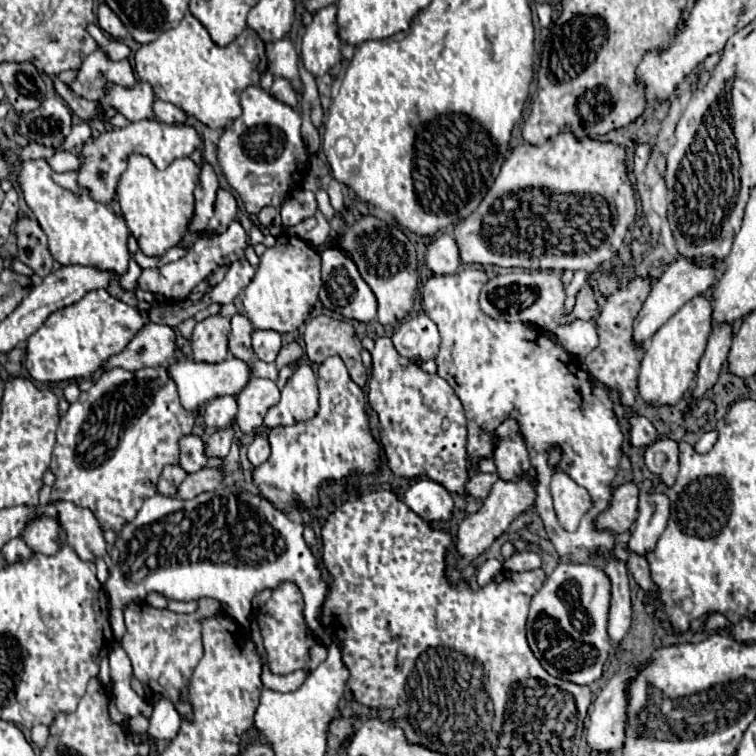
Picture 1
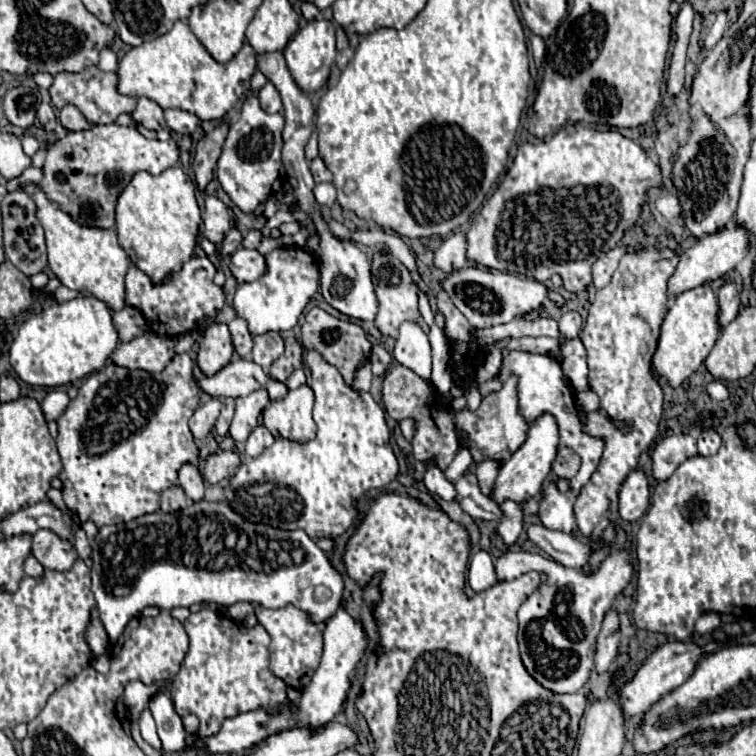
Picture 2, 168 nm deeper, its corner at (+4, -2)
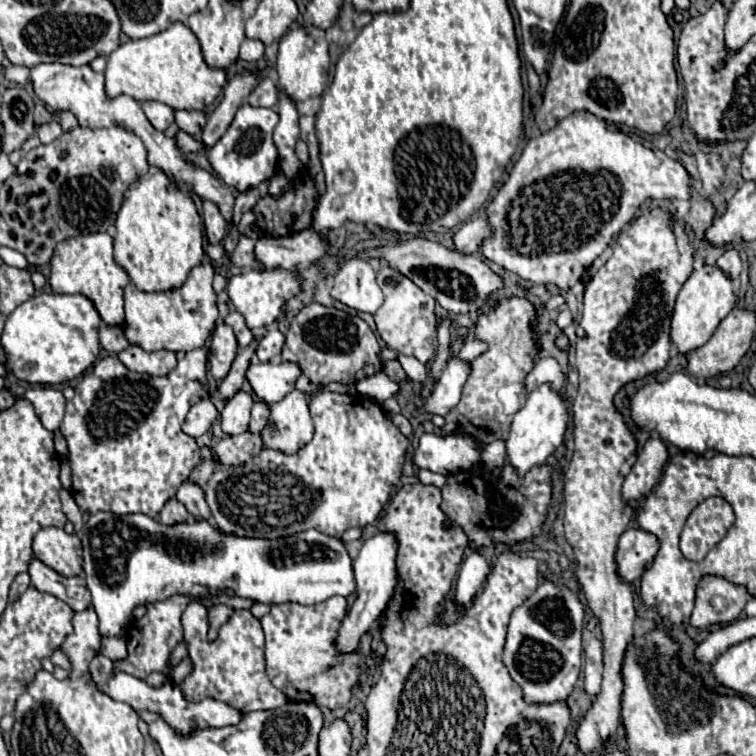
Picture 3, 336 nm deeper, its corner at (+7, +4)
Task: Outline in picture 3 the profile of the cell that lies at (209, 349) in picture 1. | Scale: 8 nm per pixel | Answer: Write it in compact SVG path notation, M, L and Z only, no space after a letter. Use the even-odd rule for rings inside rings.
M219 323L213 331L209 343L209 371L215 379L223 379L229 373L229 367L237 355L237 339L233 329L225 323Z

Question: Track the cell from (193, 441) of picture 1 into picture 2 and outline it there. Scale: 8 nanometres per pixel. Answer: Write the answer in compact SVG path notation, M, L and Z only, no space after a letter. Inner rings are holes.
M188 463L188 465L184 465L184 467L180 469L178 477L180 477L178 485L182 487L182 491L186 493L186 497L188 497L190 501L202 501L202 499L204 499L206 487L204 487L204 481L202 481L202 475L200 475L198 467L194 467L194 465Z

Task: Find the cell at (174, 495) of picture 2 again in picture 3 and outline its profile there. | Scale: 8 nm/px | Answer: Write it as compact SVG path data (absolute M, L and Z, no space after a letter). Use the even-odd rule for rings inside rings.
M169 499L161 509L161 523L179 523L183 519L189 519L183 503L179 503L177 499Z

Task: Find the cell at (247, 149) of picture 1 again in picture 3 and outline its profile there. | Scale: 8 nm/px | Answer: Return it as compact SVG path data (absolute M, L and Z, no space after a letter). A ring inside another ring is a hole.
M249 103L241 105L235 113L233 123L225 131L225 135L211 147L207 159L215 173L239 193L249 191L251 187L259 187L259 183L271 179L277 171L277 149L273 143L273 129L279 121L279 115L273 109L251 107Z

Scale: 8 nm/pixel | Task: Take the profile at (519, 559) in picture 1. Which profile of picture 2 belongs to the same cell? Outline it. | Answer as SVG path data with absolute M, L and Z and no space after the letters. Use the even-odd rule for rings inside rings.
M624 549L614 551L602 561L596 573L568 569L556 561L526 551L506 551L496 559L498 579L512 579L514 575L532 569L544 573L546 581L542 581L538 591L518 609L518 645L522 663L544 689L550 689L552 693L576 693L594 669L594 643L604 615L632 581L632 557Z

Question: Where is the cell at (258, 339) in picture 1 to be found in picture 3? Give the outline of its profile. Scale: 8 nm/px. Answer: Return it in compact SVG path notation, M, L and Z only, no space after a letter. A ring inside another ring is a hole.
M271 325L267 329L267 333L261 337L259 345L257 345L257 357L259 357L259 361L269 361L273 357L279 357L281 349L283 349L283 343L285 343L283 333L275 325Z

